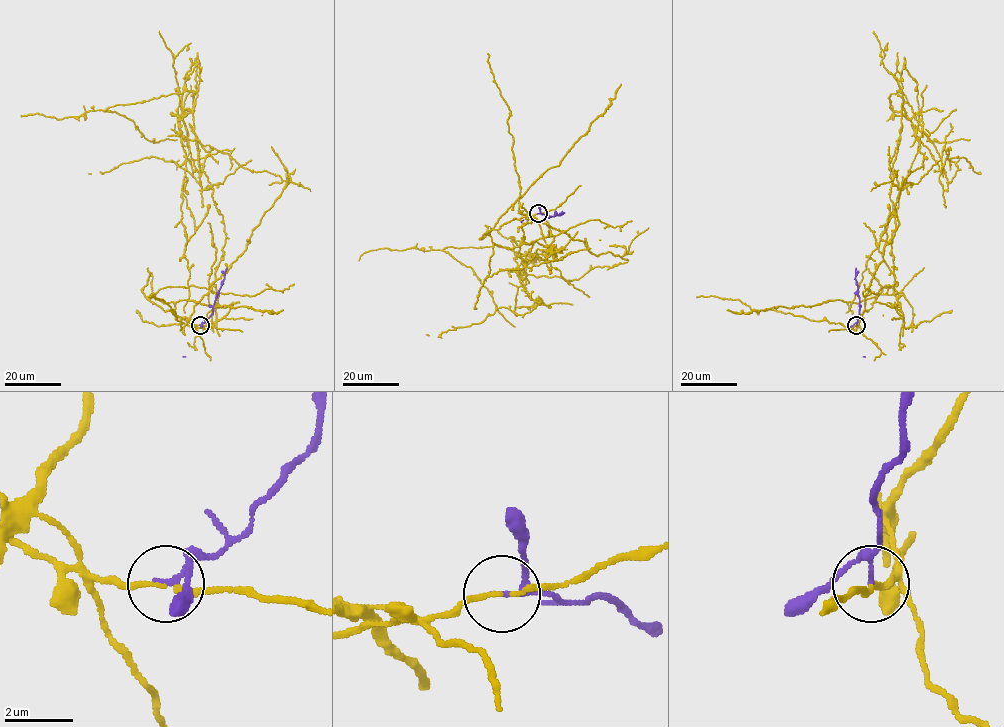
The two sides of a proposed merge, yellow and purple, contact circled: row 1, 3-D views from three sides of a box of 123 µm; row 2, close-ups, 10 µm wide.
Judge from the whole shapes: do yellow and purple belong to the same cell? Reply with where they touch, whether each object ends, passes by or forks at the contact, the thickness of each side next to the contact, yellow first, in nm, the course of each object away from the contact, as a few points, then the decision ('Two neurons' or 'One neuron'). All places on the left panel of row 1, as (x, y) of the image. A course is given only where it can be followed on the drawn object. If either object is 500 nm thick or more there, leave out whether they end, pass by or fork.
Place: (200, 325). At the ring yellow passes by. At the ring purple ends. Thickness 130 nm (yellow) against 140 nm. Course of yellow: (200, 325), (194, 306), (289, 179), (188, 140), (192, 109), (225, 234), (216, 322), (156, 325), (136, 310). Course of purple: (200, 325), (213, 311), (226, 268). Two neurons

